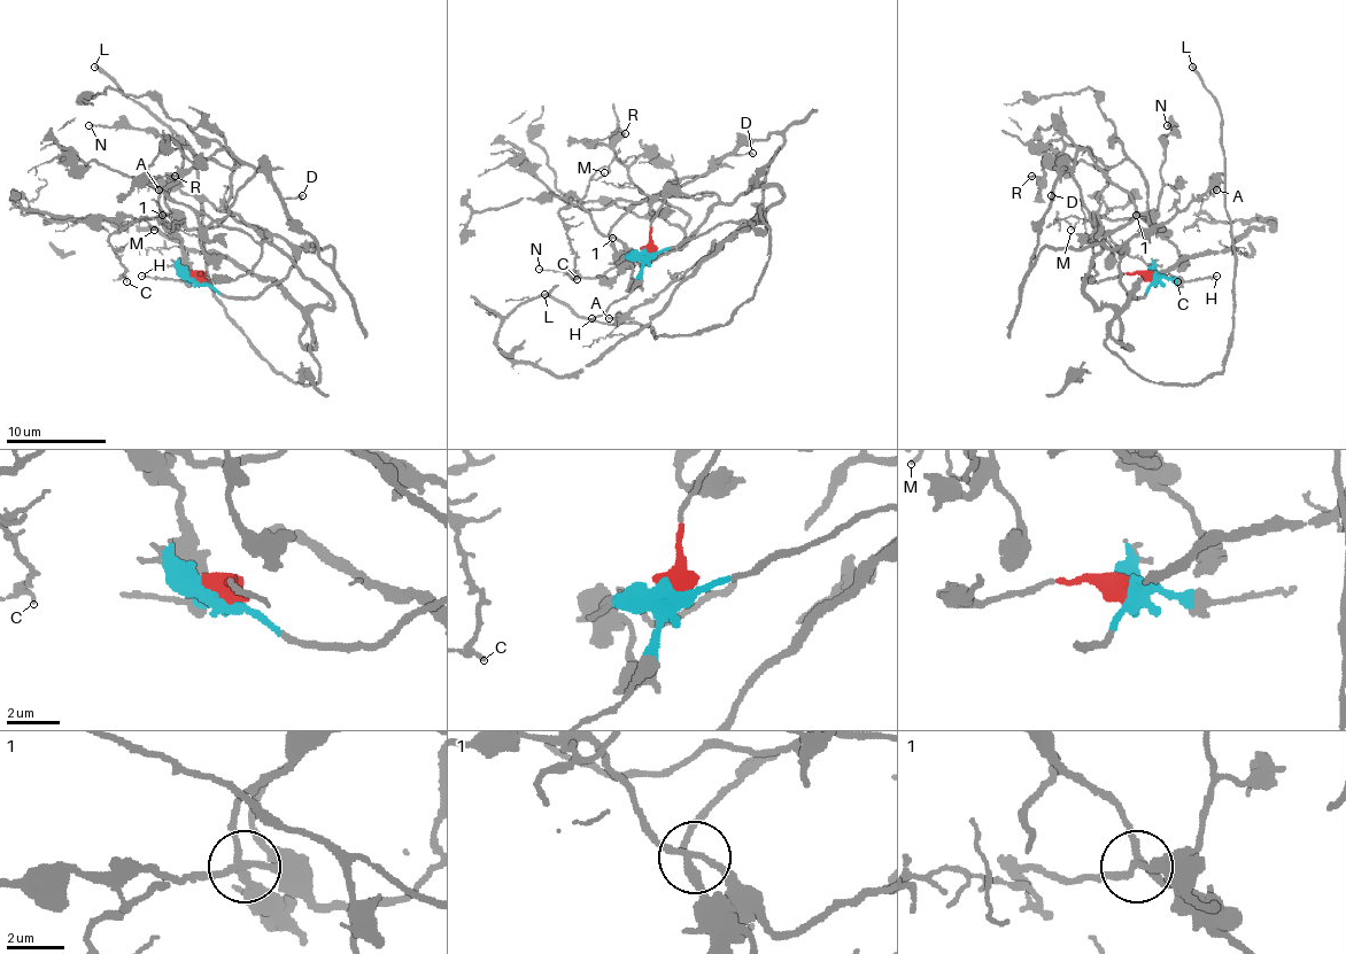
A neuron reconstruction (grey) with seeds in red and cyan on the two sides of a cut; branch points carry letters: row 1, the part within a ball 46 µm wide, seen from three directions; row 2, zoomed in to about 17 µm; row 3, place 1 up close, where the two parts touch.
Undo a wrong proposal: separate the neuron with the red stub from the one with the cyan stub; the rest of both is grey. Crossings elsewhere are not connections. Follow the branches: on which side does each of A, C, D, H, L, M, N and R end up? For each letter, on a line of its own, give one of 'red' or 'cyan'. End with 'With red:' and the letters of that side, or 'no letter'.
A: cyan
C: red
D: cyan
H: cyan
L: red
M: red
N: red
R: red
With red: C, L, M, N, R

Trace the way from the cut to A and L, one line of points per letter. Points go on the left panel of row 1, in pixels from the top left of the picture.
A: (198, 278), (231, 297), (253, 297), (287, 272), (295, 253), (206, 200), (165, 185), (159, 191)
L: (198, 278), (280, 250), (332, 305), (312, 310), (315, 385), (227, 315), (195, 155), (93, 66)

